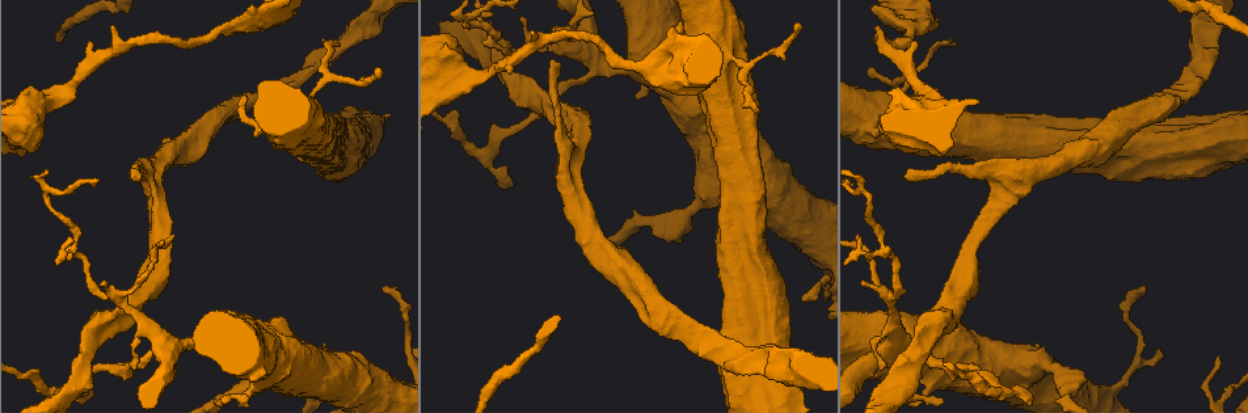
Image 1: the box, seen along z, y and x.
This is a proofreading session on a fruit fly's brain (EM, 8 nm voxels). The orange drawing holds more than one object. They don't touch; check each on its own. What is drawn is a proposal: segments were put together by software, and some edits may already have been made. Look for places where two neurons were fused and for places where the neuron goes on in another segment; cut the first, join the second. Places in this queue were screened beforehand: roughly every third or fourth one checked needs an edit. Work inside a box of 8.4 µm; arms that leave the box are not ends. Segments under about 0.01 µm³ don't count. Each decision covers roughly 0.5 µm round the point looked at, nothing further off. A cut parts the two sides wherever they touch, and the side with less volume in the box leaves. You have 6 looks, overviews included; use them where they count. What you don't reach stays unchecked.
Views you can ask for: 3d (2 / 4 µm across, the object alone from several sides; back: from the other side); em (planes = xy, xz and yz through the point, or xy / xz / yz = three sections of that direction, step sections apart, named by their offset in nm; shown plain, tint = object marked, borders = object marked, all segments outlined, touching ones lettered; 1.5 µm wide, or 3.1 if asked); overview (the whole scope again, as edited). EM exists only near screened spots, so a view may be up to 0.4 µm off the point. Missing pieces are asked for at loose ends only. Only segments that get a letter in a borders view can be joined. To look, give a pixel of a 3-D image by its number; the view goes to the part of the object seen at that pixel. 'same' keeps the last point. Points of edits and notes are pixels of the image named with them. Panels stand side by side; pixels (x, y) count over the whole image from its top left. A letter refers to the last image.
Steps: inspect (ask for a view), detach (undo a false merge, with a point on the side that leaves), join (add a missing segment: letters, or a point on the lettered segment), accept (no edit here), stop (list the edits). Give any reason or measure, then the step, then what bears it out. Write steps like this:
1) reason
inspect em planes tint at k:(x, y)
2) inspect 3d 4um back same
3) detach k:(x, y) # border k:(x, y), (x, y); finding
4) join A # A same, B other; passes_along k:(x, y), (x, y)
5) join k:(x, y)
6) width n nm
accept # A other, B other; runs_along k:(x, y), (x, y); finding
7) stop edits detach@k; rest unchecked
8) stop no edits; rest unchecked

branch stops here
inspect 3d 2um at 1:(131, 178)

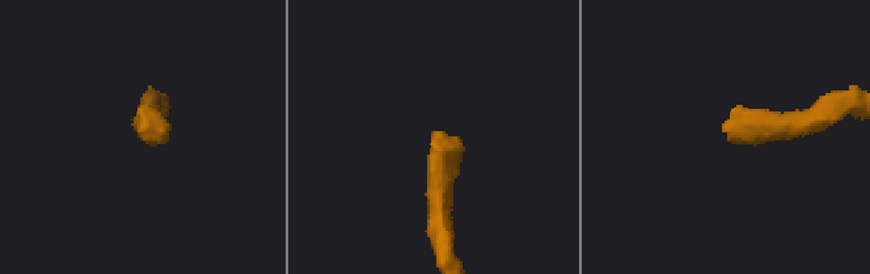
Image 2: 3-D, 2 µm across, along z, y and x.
inspect em xy step 8 borders at 2:(438, 132)

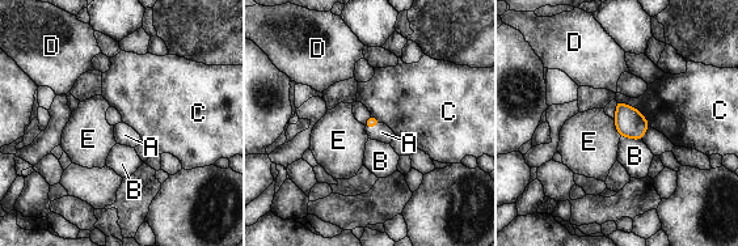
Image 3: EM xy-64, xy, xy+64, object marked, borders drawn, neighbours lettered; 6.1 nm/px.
longest_contact C 260 nm
join 3:(382, 132) # A same, B other, C other, D other, E other; it goes on there

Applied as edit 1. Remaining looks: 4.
branch stops here
inspect em planes borders at 1:(866, 286)

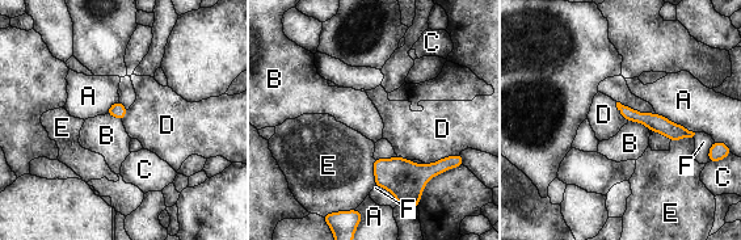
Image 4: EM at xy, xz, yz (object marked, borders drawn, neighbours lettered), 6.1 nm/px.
width 90 nm
accept # A other, B other, C other, D other, E other, F other; no lettered segment goes on from it

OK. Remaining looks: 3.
thin end
inspect 3d 2um back at 1:(870, 68)

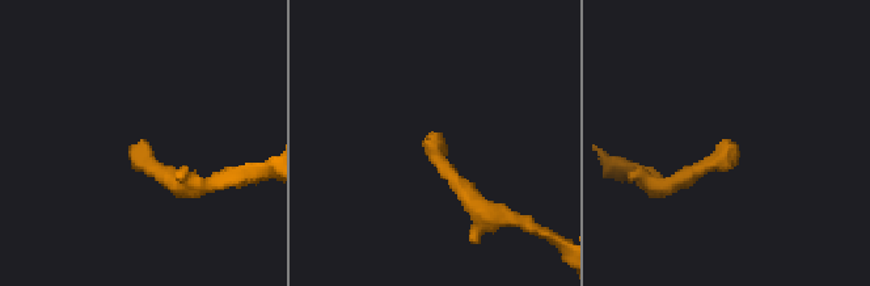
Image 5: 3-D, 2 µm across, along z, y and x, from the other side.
now the EM
inspect em planes borders at 5:(732, 146)

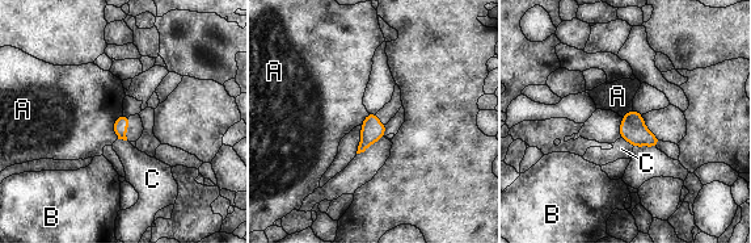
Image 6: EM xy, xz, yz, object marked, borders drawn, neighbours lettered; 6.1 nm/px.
accept # A other, B other, C other; border 6:(122, 113), (113, 124), (117, 138); none of them fits

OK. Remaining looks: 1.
stop edits join@3; rest unchecked

